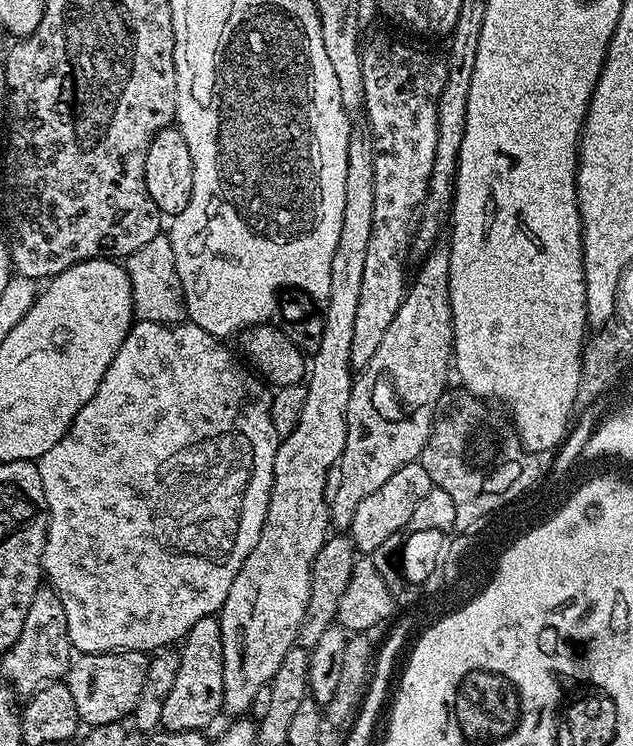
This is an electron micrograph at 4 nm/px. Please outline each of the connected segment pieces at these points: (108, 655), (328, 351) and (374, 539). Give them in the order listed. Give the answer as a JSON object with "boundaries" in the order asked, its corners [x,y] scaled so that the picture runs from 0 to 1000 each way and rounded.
{"boundaries":[[[[136,874],[122,878],[107,891],[104,916],[111,920],[111,930],[117,934],[117,946],[123,952],[128,966],[134,972],[144,973],[147,971],[180,971],[194,966],[197,964],[194,960],[199,960],[199,962],[207,961],[213,952],[213,944],[218,941],[218,933],[224,926],[224,917],[231,913],[234,893],[235,881],[224,874]]],[[[558,176],[556,184],[550,188],[550,205],[547,206],[547,282],[540,282],[540,314],[534,314],[534,335],[528,335],[528,351],[521,351],[521,394],[518,395],[512,413],[512,441],[506,445],[506,457],[499,461],[499,473],[490,477],[490,492],[483,504],[483,544],[477,544],[477,560],[471,560],[471,571],[464,571],[464,582],[447,586],[442,598],[436,603],[433,614],[433,635],[430,637],[430,661],[420,684],[420,700],[414,705],[414,716],[395,737],[382,764],[376,764],[376,775],[370,775],[370,786],[363,786],[363,796],[357,796],[357,807],[348,814],[344,830],[351,845],[351,914],[354,916],[354,948],[362,961],[379,962],[397,950],[401,933],[414,920],[420,920],[433,909],[433,898],[439,898],[445,882],[469,862],[474,840],[480,832],[483,807],[490,807],[490,775],[493,773],[493,755],[502,748],[502,737],[509,737],[513,724],[521,717],[521,643],[518,649],[518,631],[532,626],[540,603],[547,598],[547,560],[543,551],[550,547],[553,528],[556,527],[556,512],[559,495],[553,485],[553,458],[559,454],[559,425],[566,416],[566,399],[572,394],[572,366],[578,363],[578,335],[585,330],[585,308],[591,303],[591,206],[588,205],[588,184],[580,176]]],[[[660,619],[635,625],[635,630],[622,630],[622,635],[616,635],[616,641],[610,641],[610,646],[603,646],[603,651],[597,651],[597,657],[583,662],[566,677],[566,684],[559,684],[553,717],[564,741],[589,740],[603,732],[603,727],[610,727],[610,721],[632,718],[643,709],[648,689],[654,689],[662,670],[671,662],[679,662],[684,651],[679,635],[673,635]]]]}

